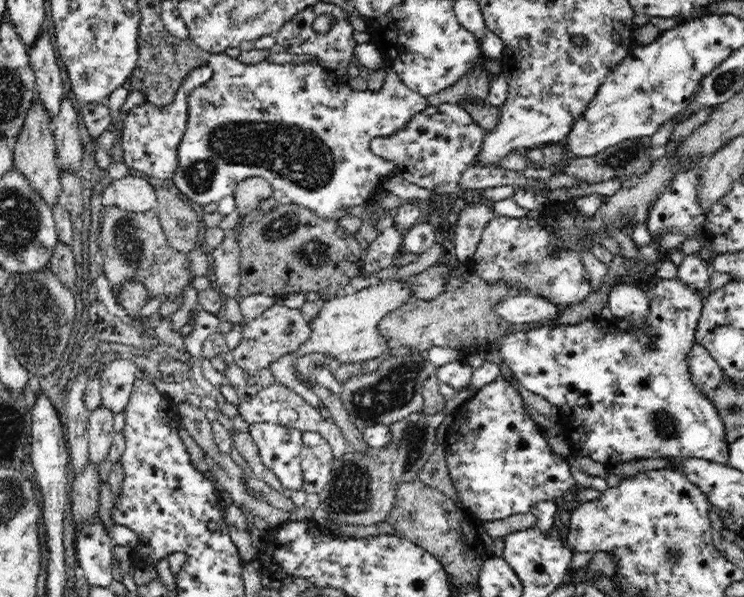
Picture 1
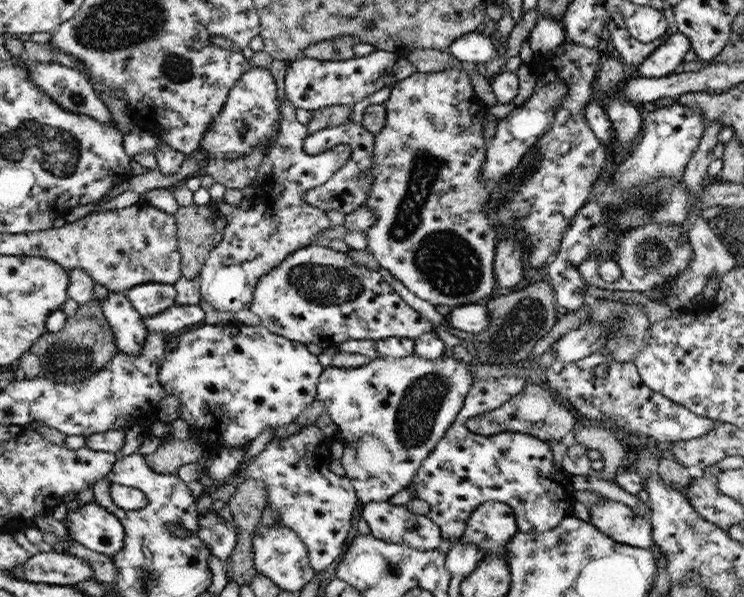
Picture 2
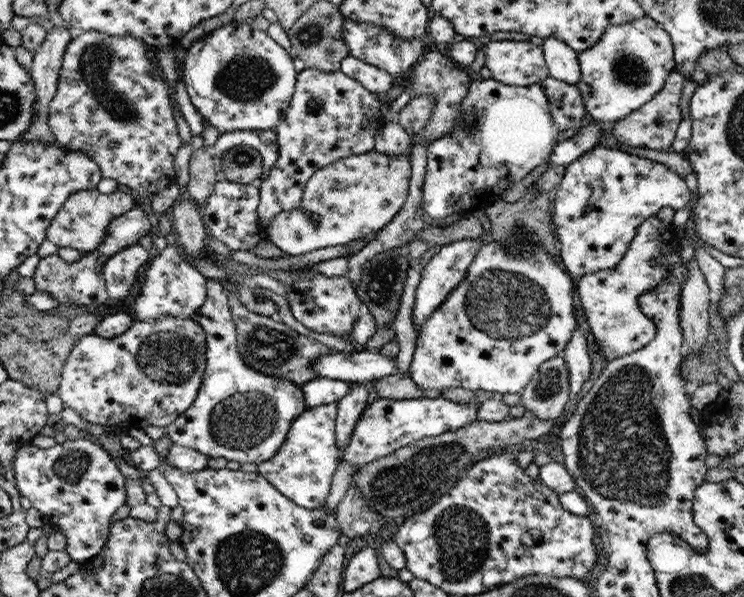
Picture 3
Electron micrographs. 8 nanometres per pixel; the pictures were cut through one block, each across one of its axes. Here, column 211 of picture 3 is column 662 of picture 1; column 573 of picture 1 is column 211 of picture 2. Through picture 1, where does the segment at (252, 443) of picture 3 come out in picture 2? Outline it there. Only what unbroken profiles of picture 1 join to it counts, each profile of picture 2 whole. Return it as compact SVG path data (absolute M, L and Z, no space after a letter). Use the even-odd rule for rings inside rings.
M200 324L188 331L171 335L162 360L160 379L168 395L176 395L180 402L179 417L188 422L191 436L206 441L211 455L219 447L248 446L265 428L278 430L294 422L305 409L317 403L317 384L322 374L318 356L305 344L288 340L270 332L265 326L240 328L230 325Z

